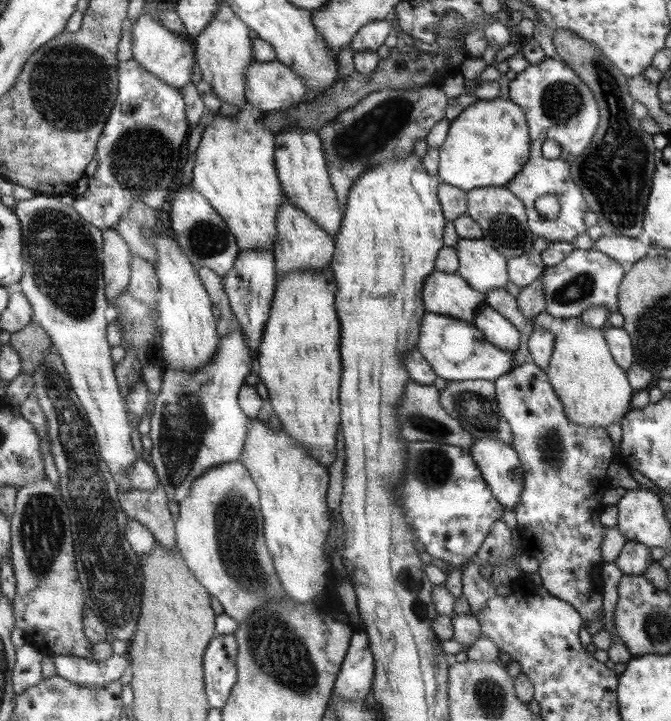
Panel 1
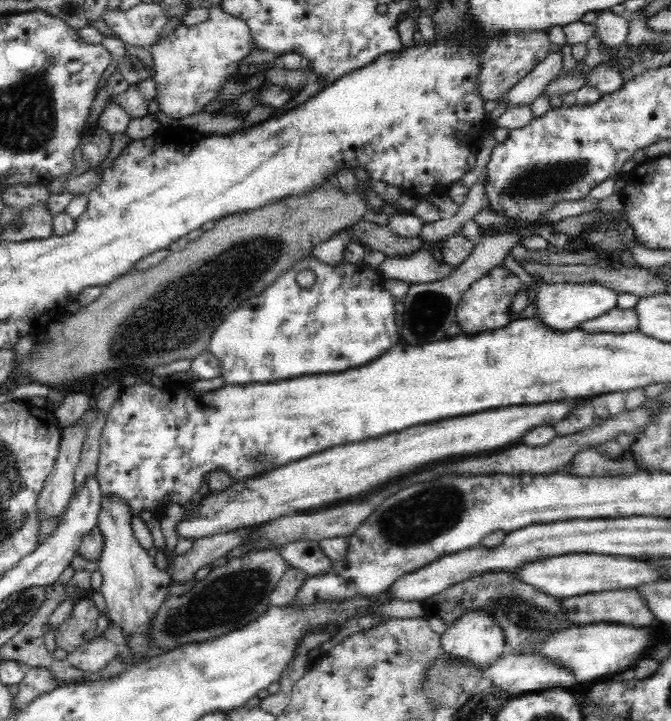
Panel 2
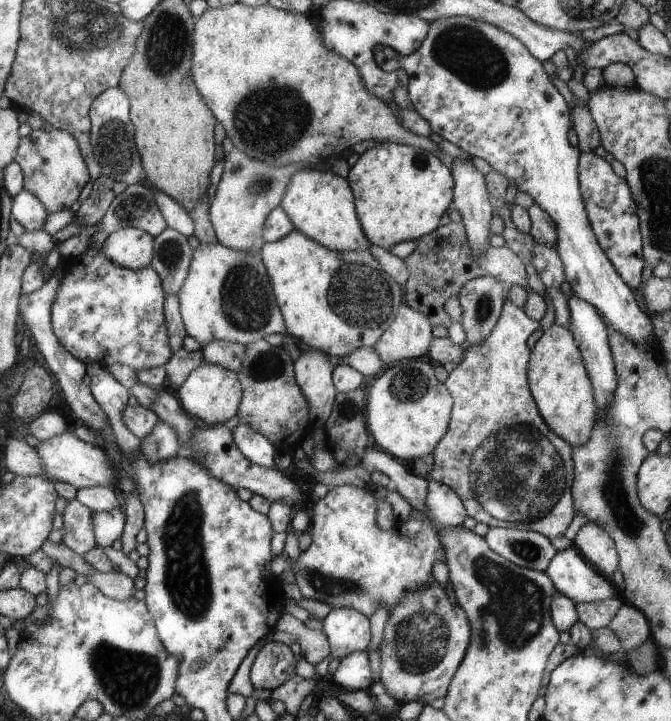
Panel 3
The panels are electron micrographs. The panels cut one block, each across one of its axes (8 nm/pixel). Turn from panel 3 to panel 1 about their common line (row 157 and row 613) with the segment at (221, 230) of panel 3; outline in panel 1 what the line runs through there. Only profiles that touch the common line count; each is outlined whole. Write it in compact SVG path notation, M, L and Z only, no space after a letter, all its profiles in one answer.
M239 461L211 467L199 475L187 497L179 501L178 511L176 550L194 578L219 601L223 613L239 624L267 600L285 599L266 548L258 487Z

